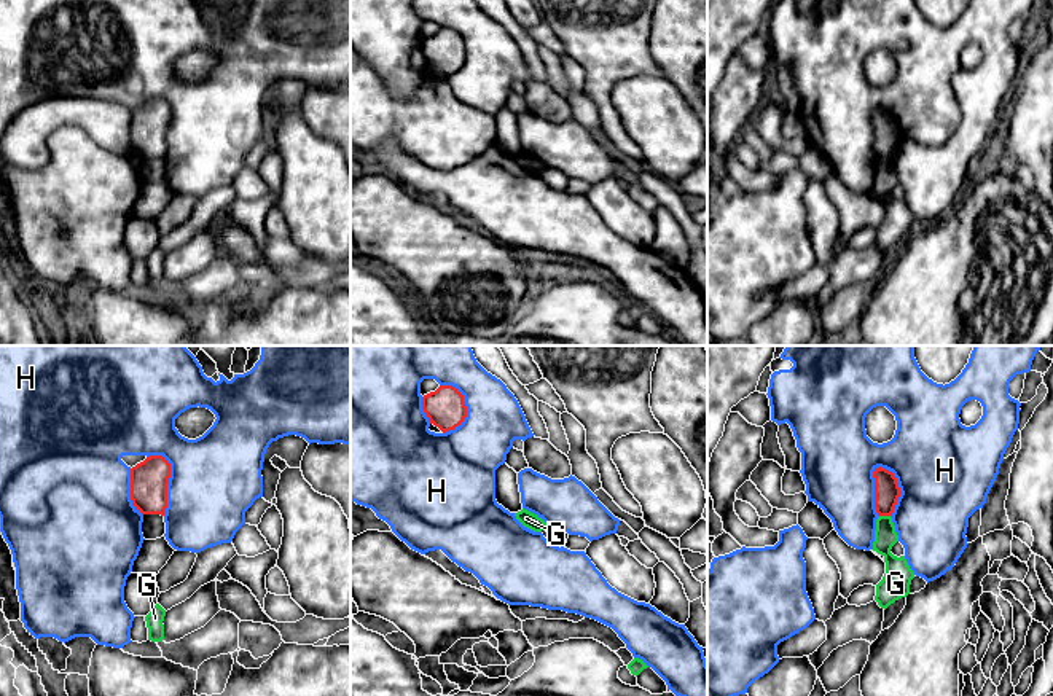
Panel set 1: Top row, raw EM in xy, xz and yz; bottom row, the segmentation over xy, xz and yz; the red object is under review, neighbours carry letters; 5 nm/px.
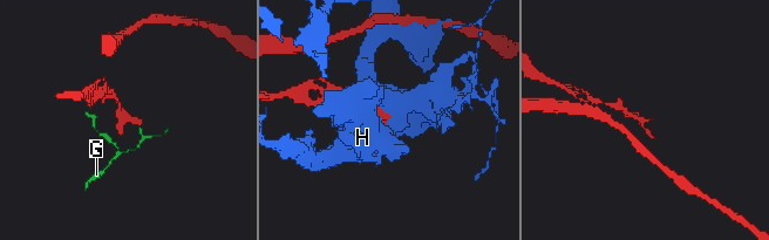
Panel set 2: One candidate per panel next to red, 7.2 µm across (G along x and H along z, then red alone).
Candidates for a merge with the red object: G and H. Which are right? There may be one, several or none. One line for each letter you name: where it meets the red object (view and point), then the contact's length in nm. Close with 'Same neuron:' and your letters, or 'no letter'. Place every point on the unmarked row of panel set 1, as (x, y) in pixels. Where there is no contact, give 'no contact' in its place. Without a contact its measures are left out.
Same neuron: no letter

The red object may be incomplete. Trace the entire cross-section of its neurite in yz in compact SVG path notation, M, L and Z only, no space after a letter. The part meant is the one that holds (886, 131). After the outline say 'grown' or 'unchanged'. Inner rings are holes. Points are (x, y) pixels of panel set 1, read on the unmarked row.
M875 111L875 151L878 159L892 159L897 143L900 140L900 131L892 115L886 111Z; unchanged

